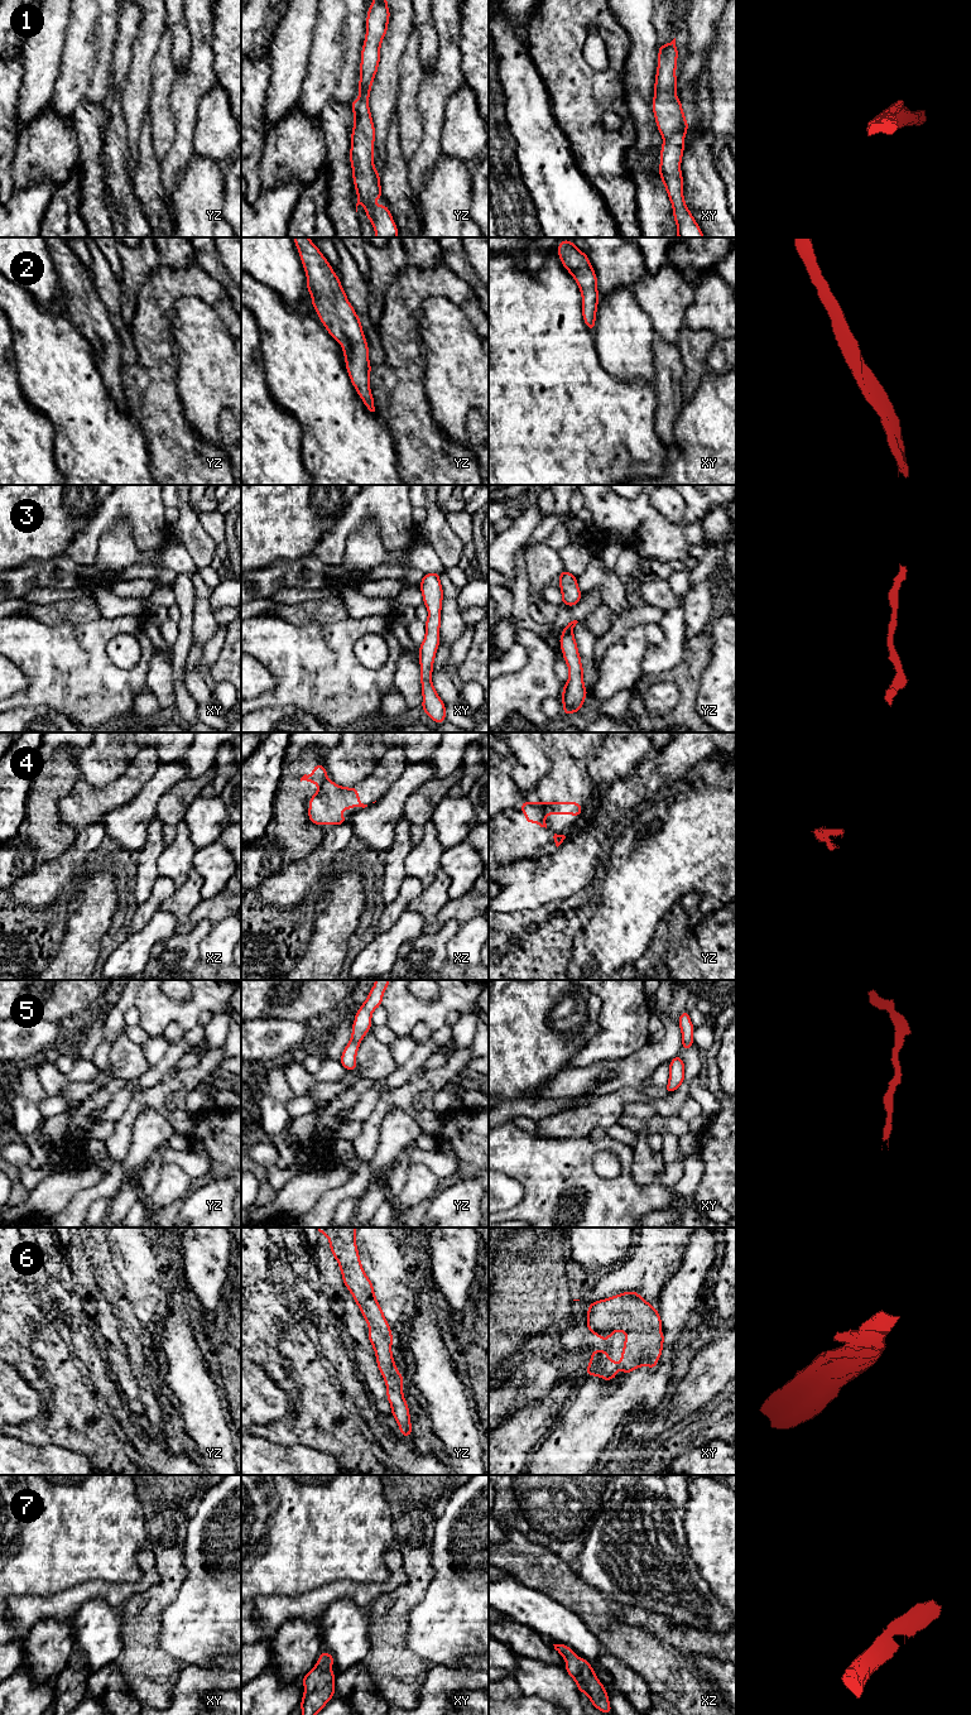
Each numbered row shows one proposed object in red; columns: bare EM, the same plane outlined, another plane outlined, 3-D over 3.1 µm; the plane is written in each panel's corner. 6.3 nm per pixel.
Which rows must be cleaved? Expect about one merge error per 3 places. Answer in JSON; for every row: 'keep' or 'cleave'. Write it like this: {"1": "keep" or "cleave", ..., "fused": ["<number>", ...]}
{"1": "keep", "2": "keep", "3": "keep", "4": "cleave", "5": "keep", "6": "keep", "7": "keep", "fused": ["4"]}

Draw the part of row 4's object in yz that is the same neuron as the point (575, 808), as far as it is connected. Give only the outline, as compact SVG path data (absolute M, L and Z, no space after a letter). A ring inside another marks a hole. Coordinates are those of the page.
M535 802L548 815L575 815L577 818L582 813L580 802Z

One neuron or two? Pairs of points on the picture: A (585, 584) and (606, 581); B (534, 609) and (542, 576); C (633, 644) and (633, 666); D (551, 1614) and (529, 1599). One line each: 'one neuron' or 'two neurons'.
A: one neuron
B: one neuron
C: one neuron
D: one neuron

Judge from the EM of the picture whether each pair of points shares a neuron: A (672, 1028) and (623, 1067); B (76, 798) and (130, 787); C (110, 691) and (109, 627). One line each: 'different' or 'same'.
A: same
B: same
C: same

